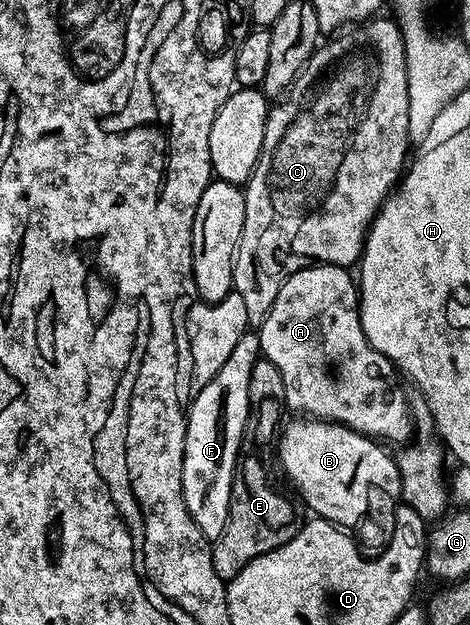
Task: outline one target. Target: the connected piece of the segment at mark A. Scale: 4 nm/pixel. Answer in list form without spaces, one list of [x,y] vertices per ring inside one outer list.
[[[313,262],[286,277],[271,303],[270,312],[259,325],[261,356],[275,362],[275,370],[283,374],[283,404],[288,411],[290,408],[293,414],[304,414],[315,420],[342,424],[364,436],[386,436],[391,443],[401,446],[415,432],[411,404],[408,399],[405,401],[405,392],[401,389],[402,381],[394,364],[375,351],[363,334],[359,288],[354,277],[352,280],[349,275],[350,269]]]

